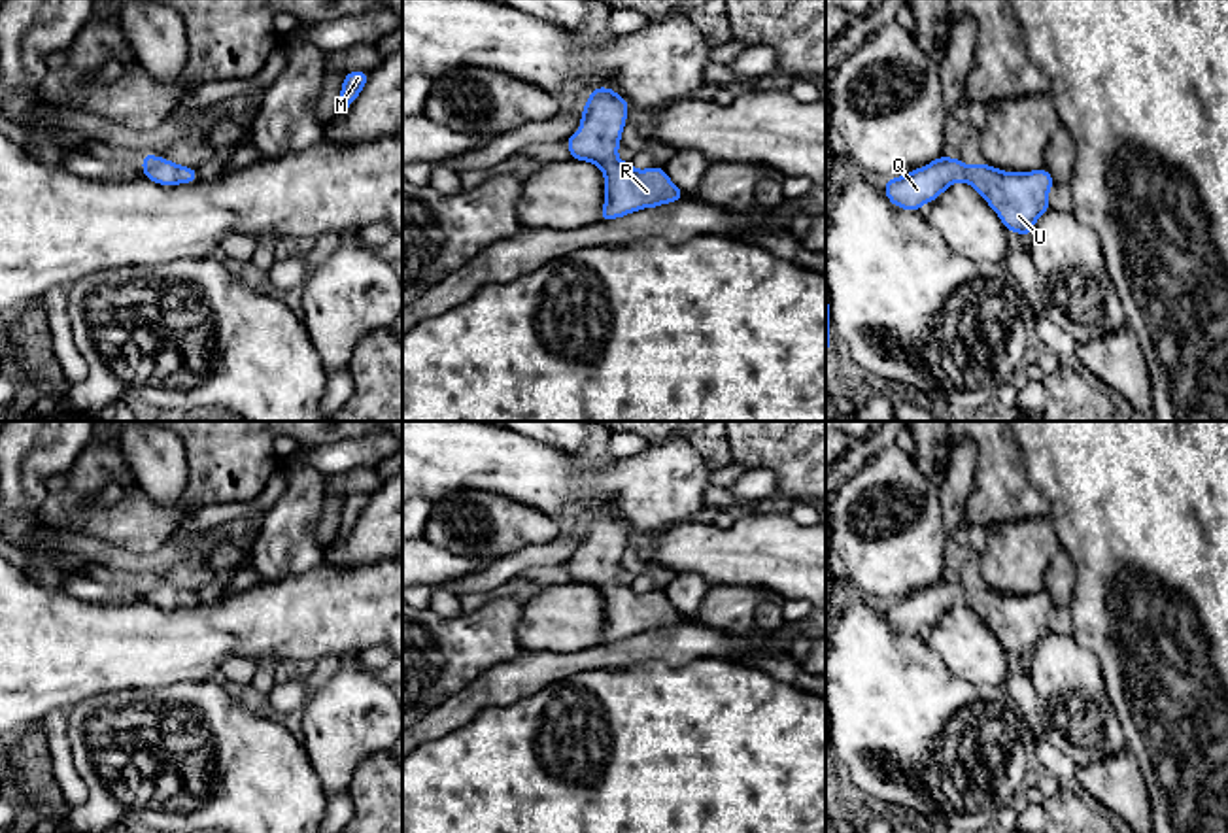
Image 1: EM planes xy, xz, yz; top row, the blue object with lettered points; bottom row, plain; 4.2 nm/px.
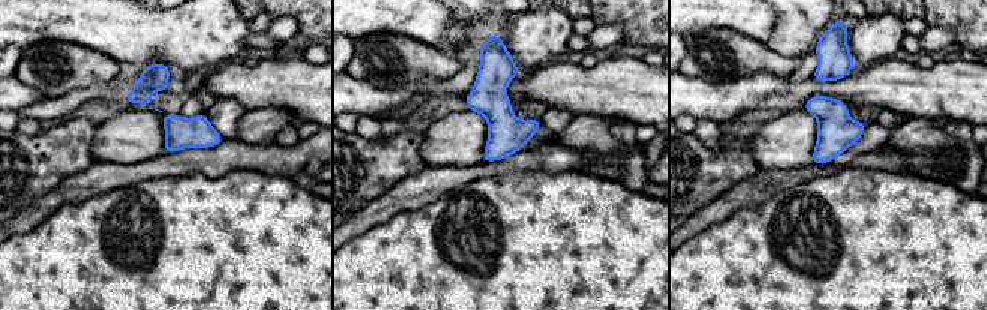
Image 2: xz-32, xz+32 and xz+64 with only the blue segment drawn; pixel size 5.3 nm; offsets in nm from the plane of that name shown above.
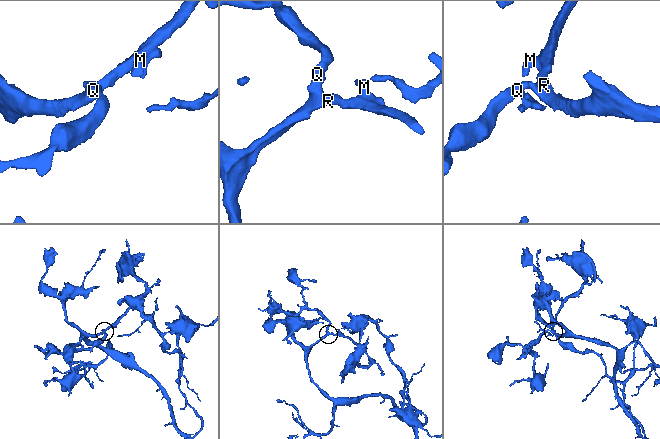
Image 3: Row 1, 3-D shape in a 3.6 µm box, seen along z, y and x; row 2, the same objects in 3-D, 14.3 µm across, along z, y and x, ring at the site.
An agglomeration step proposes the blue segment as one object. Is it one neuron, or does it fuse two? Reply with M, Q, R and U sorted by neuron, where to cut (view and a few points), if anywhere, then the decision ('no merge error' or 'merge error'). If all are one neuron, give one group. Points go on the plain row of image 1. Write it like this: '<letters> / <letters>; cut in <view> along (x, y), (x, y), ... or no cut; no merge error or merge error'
M Q R U; no cut; no merge error

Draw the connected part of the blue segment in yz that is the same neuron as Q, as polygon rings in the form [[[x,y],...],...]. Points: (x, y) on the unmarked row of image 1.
[[[941,578],[926,589],[886,603],[884,616],[890,627],[918,635],[931,627],[952,606],[965,604],[998,637],[1009,655],[1030,659],[1035,644],[1050,633],[1049,614],[1054,603],[1047,591],[1032,595],[1005,595],[992,587],[969,587]]]

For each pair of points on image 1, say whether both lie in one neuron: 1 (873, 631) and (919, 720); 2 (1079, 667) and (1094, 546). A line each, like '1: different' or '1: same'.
1: same
2: different

